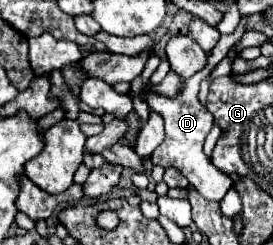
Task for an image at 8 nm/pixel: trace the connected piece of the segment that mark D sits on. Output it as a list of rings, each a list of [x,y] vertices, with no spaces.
[[[242,16],[236,30],[230,34],[221,34],[218,44],[212,50],[208,57],[208,61],[204,70],[194,74],[192,78],[186,80],[186,86],[184,90],[176,96],[176,98],[166,98],[166,96],[160,96],[160,94],[152,94],[150,96],[150,110],[162,114],[164,118],[164,128],[166,128],[166,138],[164,142],[152,152],[150,160],[152,164],[158,164],[158,166],[164,166],[164,168],[176,168],[178,172],[182,172],[188,182],[208,200],[222,200],[224,194],[228,192],[228,188],[232,188],[232,180],[228,174],[222,174],[222,170],[218,170],[204,154],[202,146],[204,146],[204,140],[208,136],[208,132],[212,130],[212,114],[200,106],[198,102],[198,88],[200,88],[200,82],[212,72],[212,70],[218,65],[218,63],[227,56],[232,46],[237,43],[245,32],[246,16]]]

